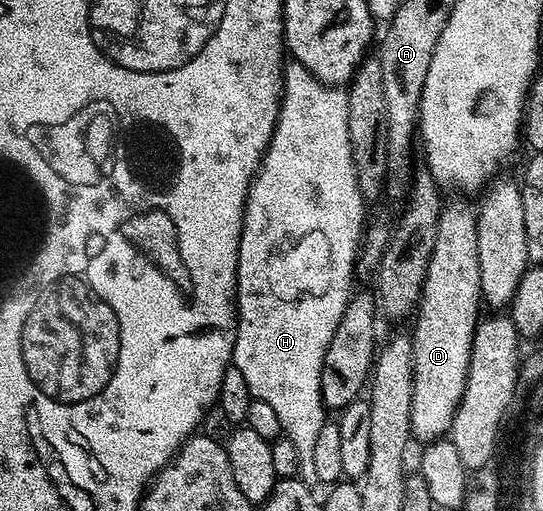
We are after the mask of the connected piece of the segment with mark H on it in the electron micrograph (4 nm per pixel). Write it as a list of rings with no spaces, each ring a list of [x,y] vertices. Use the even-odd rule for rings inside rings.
[[[291,64],[283,72],[283,97],[279,99],[279,115],[275,121],[275,130],[271,133],[271,143],[263,153],[263,161],[255,173],[255,179],[247,193],[247,202],[243,205],[243,231],[239,237],[237,252],[237,284],[235,285],[235,343],[231,353],[231,361],[241,368],[241,376],[245,376],[245,384],[249,384],[252,399],[264,402],[273,407],[277,420],[281,420],[282,437],[293,440],[293,448],[297,448],[299,474],[304,479],[314,479],[313,448],[317,445],[317,432],[321,432],[329,414],[321,400],[321,364],[325,364],[325,348],[329,348],[329,340],[333,340],[333,332],[337,332],[337,324],[341,320],[341,312],[345,312],[347,301],[351,299],[353,287],[351,278],[356,277],[355,260],[360,241],[365,229],[363,218],[365,201],[358,190],[357,172],[353,164],[352,149],[349,142],[349,104],[346,89],[337,86],[326,86],[317,76],[298,64]]]

